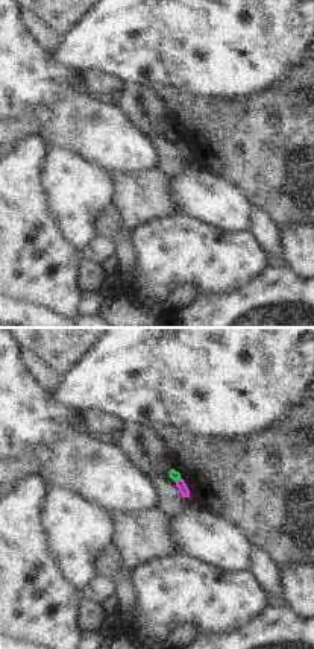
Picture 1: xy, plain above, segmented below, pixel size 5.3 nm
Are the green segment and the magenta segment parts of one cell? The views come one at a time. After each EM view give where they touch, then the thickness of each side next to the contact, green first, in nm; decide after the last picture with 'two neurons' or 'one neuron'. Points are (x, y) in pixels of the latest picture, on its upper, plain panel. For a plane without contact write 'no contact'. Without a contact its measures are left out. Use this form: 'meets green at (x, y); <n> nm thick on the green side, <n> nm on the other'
meets green at (178, 138); 50 nm thick on the green side, 50 nm on the other

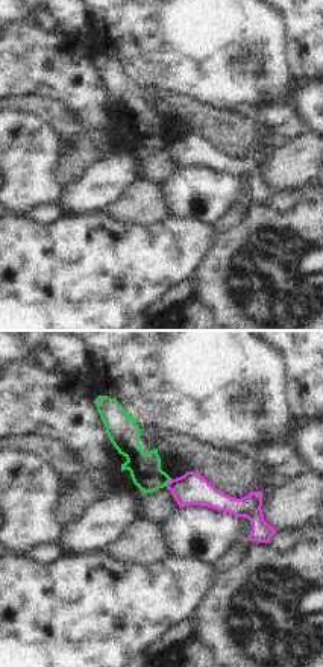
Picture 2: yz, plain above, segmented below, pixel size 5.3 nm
meets green at (169, 141); 160 nm thick on the green side, 170 nm on the other

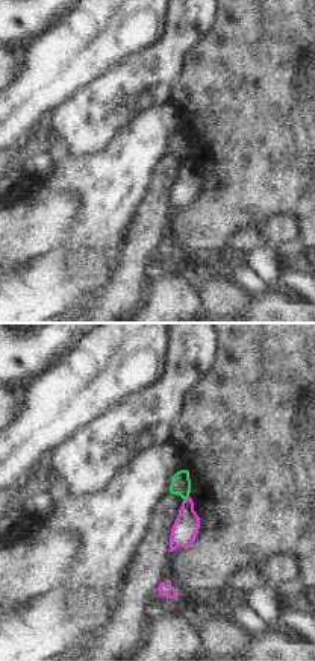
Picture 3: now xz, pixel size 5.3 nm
meets green at (185, 158); 110 nm thick on the green side, 140 nm on the other

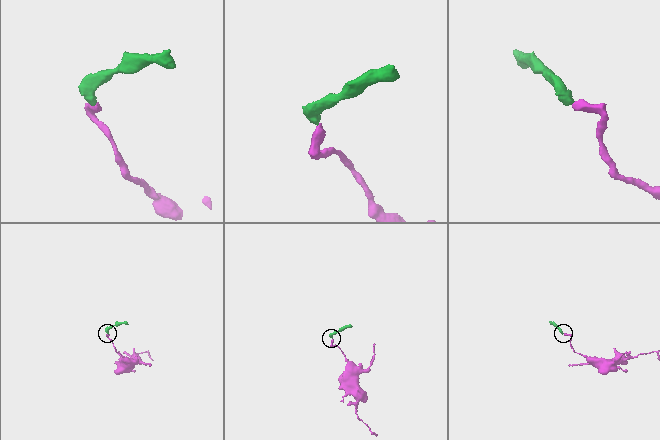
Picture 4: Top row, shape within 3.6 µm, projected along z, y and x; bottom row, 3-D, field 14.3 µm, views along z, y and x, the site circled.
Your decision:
two neurons

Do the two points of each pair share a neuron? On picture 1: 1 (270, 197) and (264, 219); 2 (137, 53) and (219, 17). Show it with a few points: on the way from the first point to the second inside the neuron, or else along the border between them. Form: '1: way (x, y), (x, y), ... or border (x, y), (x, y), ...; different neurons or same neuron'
1: border (255, 206), (260, 206), (282, 231); different neurons
2: way (156, 34), (173, 17), (199, 17); same neuron

